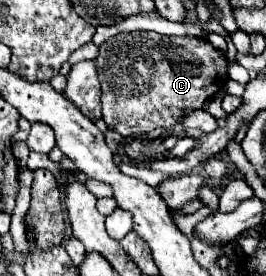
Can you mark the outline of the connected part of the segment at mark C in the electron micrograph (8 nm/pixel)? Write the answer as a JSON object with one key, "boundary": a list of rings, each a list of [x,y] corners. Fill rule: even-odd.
{"boundary":[[[138,31],[138,33],[118,33],[104,41],[98,49],[96,67],[102,85],[102,119],[108,129],[120,133],[122,137],[130,137],[136,133],[150,133],[156,127],[174,127],[180,125],[182,113],[186,109],[200,109],[206,99],[212,99],[220,87],[228,81],[228,59],[224,53],[214,49],[206,39],[204,47],[200,39],[184,35],[184,37],[166,37],[154,31]]]}

